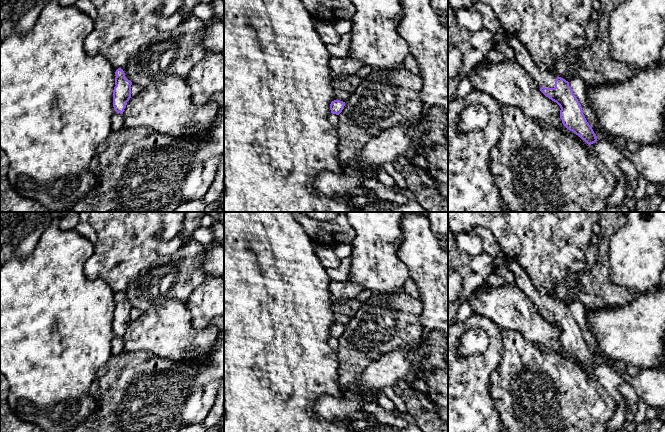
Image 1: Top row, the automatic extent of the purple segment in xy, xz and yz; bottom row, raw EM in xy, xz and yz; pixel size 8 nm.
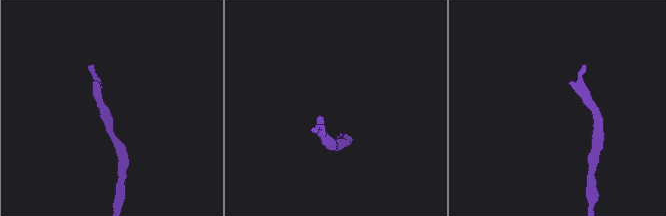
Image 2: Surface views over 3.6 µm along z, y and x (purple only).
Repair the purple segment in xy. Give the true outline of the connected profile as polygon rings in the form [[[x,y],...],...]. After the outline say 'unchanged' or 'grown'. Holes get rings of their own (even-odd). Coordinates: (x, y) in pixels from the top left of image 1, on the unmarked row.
[[[118,292],[114,295],[115,311],[113,314],[113,331],[117,337],[123,338],[127,326],[131,322],[132,306],[125,292]]] | grown

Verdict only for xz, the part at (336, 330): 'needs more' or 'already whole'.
already whole

